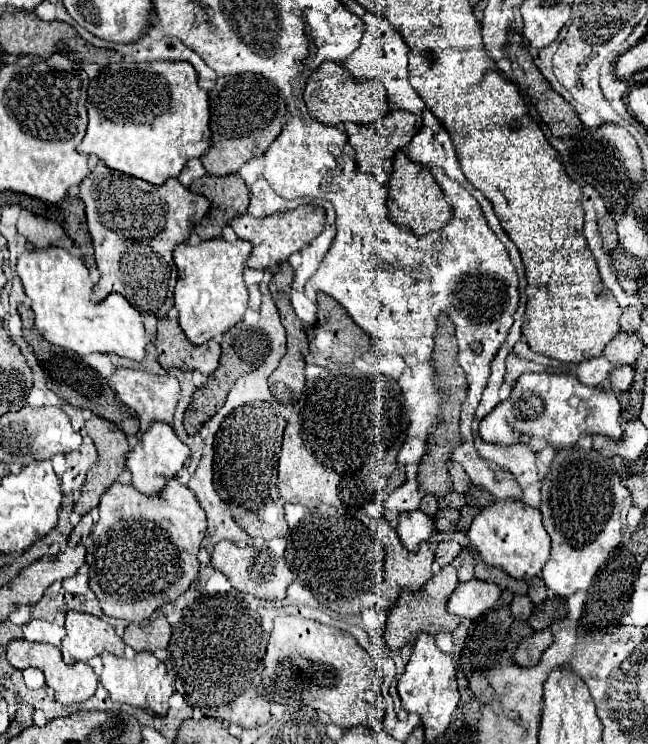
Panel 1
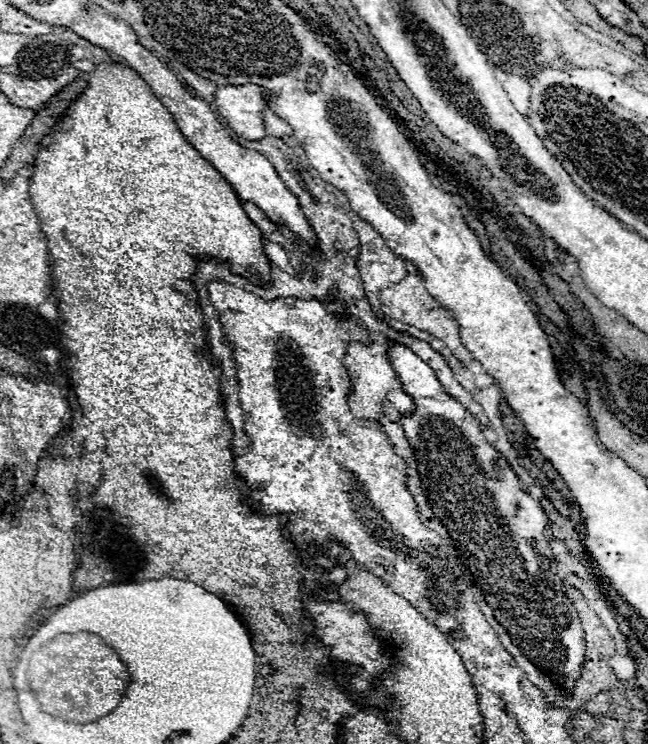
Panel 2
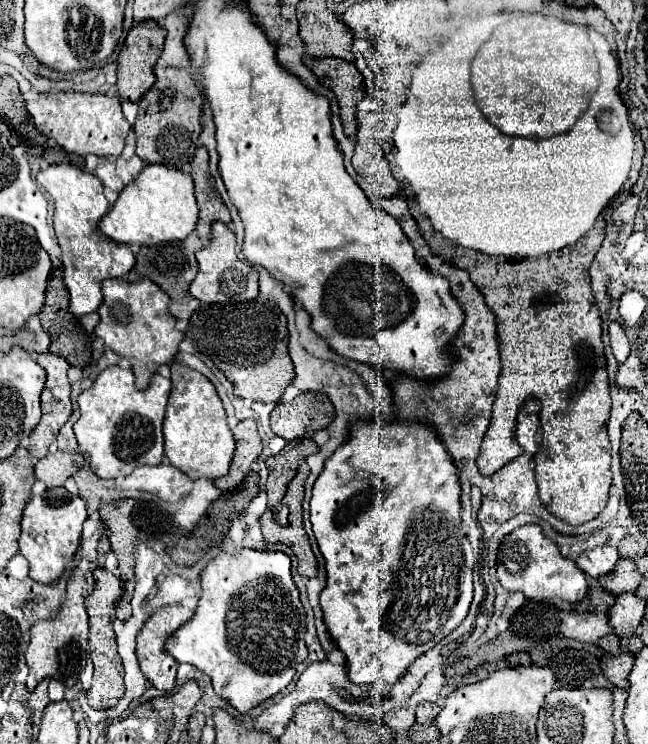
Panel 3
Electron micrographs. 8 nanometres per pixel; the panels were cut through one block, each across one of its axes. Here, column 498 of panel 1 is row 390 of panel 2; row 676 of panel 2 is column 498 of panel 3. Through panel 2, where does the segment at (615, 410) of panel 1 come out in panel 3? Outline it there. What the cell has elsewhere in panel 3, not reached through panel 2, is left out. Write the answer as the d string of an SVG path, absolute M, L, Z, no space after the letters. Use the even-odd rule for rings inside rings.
M528 524L522 528L516 528L512 534L508 534L498 552L498 564L496 564L498 580L506 590L518 590L522 592L528 600L544 602L544 600L566 600L566 602L580 602L586 592L586 574L580 572L578 566L574 566L572 560L566 560L560 556L558 546L548 540L540 526Z

